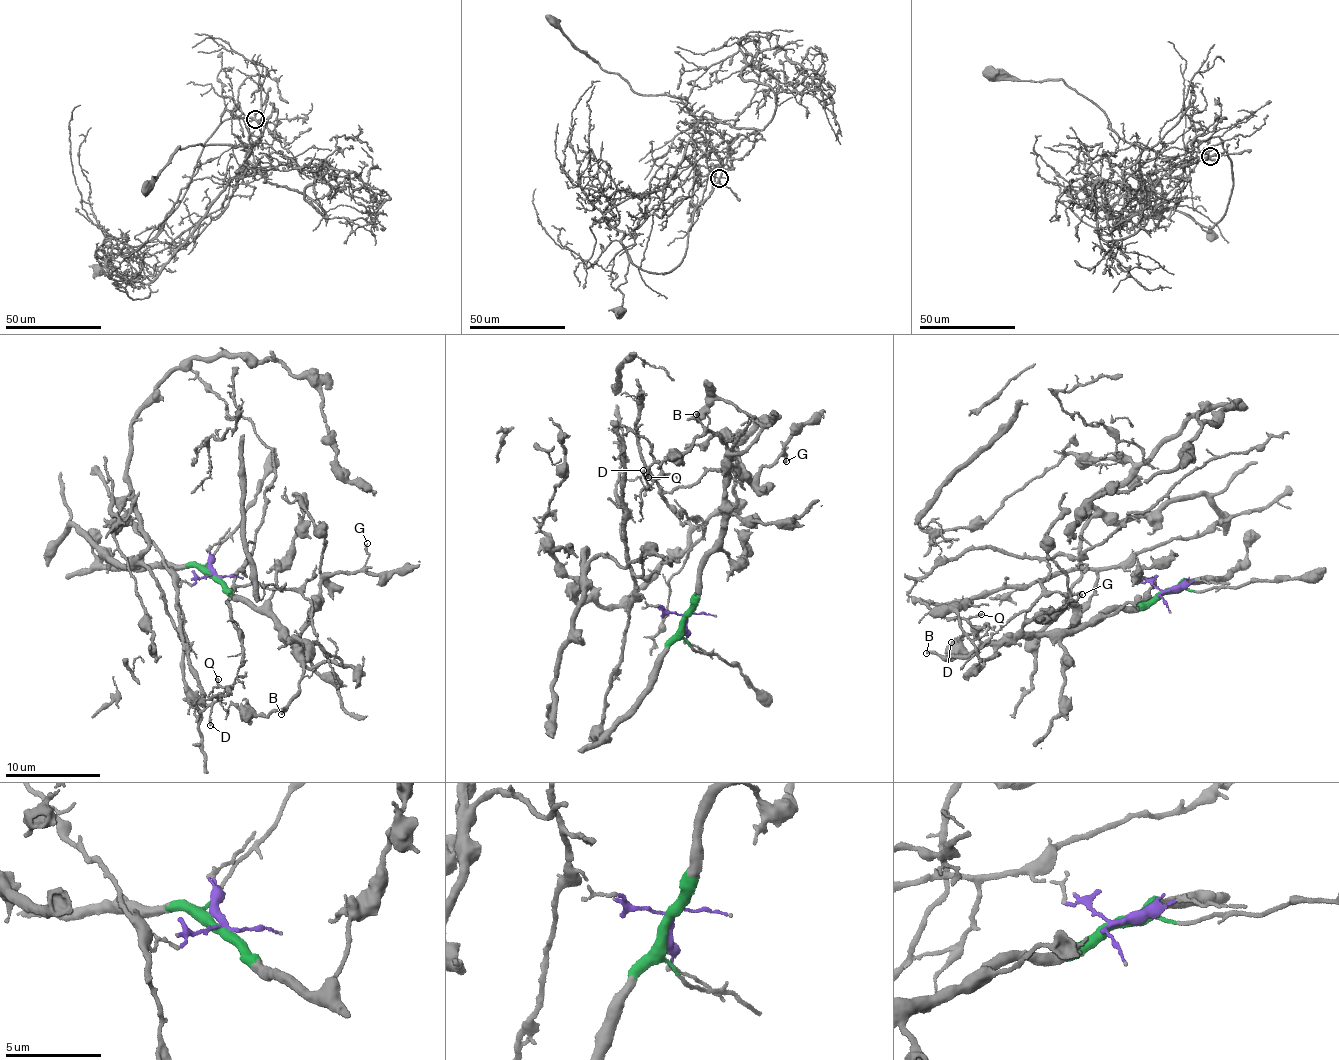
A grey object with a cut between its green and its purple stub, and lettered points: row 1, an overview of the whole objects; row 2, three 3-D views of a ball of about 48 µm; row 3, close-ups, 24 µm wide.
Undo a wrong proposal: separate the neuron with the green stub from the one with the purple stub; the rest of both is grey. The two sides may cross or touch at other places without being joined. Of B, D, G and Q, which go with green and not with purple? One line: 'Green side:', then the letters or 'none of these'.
Green side: B, G

